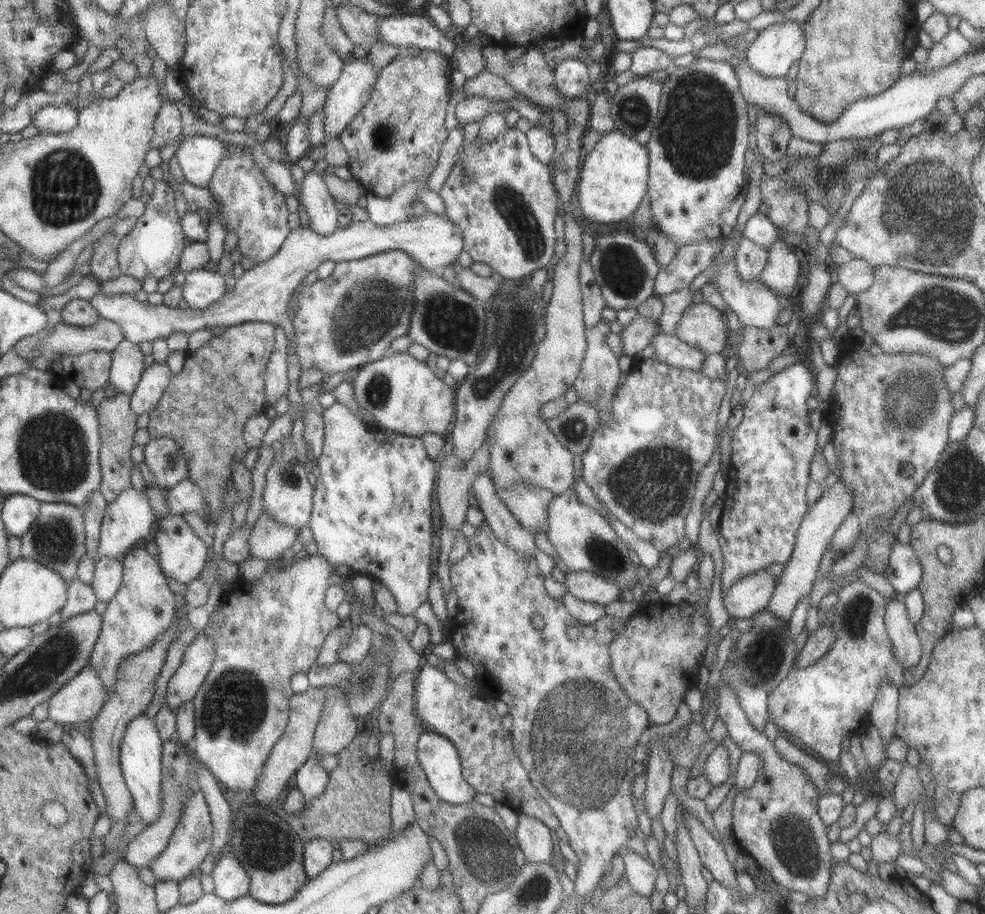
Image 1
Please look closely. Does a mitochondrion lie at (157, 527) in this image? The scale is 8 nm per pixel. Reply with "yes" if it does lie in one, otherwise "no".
no

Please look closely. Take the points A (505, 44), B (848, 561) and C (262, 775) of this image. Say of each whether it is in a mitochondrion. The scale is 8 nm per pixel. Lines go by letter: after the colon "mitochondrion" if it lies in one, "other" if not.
A: other
B: other
C: other

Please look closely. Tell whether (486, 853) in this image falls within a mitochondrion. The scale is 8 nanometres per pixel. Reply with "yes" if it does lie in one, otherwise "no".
yes

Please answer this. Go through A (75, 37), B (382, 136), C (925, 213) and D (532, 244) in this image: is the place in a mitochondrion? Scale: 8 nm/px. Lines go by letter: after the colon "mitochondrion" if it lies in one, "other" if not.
A: other
B: mitochondrion
C: mitochondrion
D: mitochondrion

